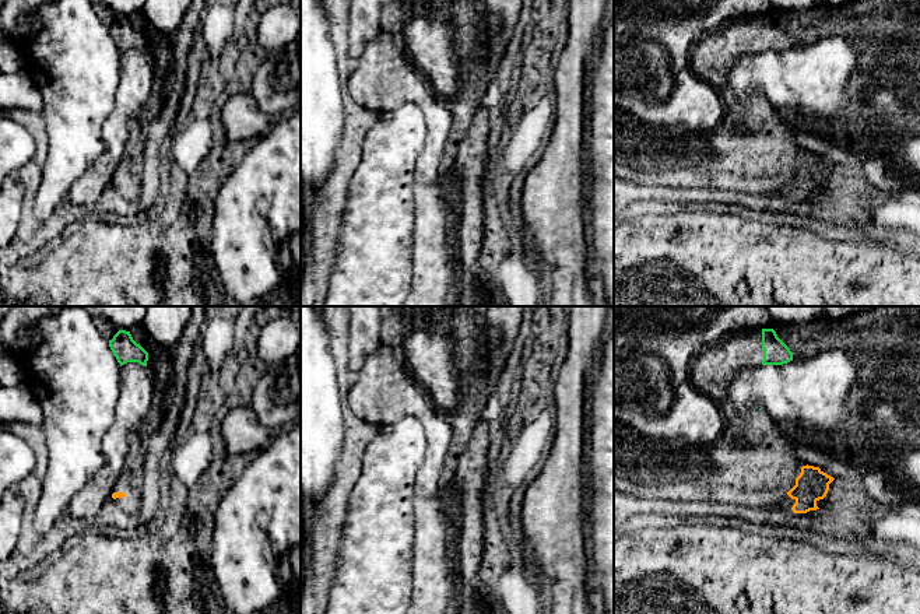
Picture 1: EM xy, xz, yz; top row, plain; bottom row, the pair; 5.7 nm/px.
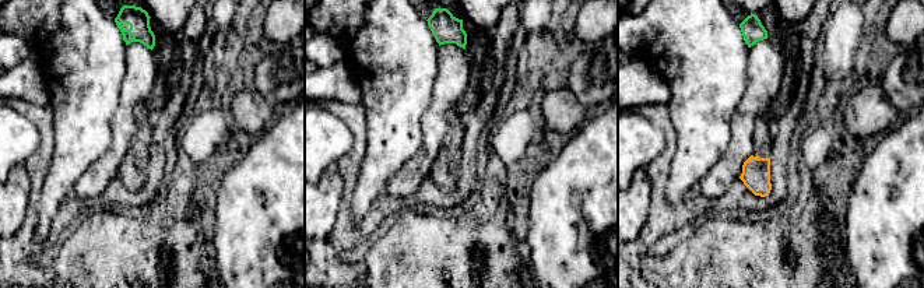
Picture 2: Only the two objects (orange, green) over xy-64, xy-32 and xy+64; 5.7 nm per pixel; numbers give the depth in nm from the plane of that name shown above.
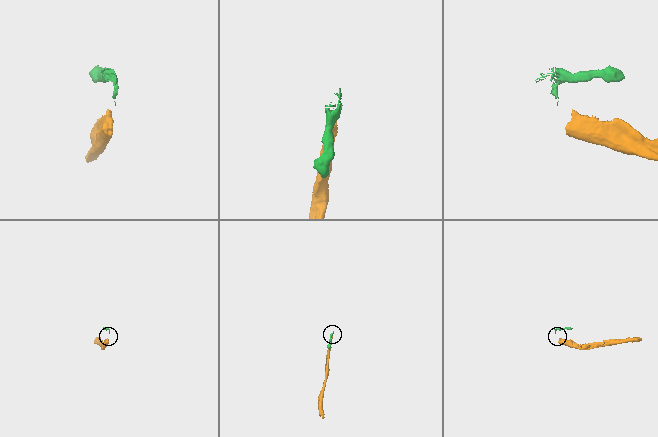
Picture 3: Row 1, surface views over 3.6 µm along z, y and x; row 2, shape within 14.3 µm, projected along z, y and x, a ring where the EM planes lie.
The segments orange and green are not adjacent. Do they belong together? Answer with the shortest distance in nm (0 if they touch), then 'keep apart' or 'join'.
400 nm | join

